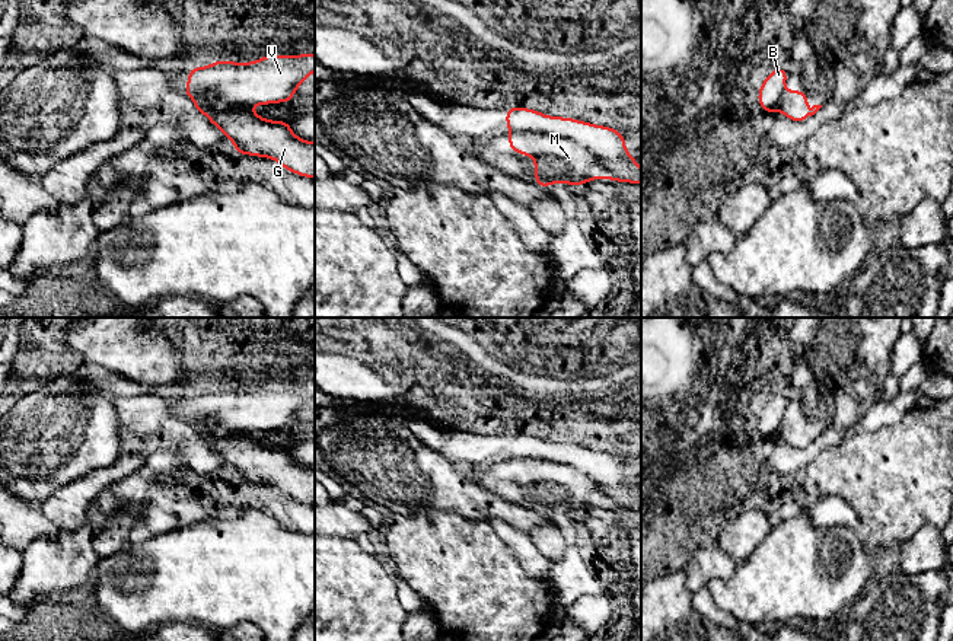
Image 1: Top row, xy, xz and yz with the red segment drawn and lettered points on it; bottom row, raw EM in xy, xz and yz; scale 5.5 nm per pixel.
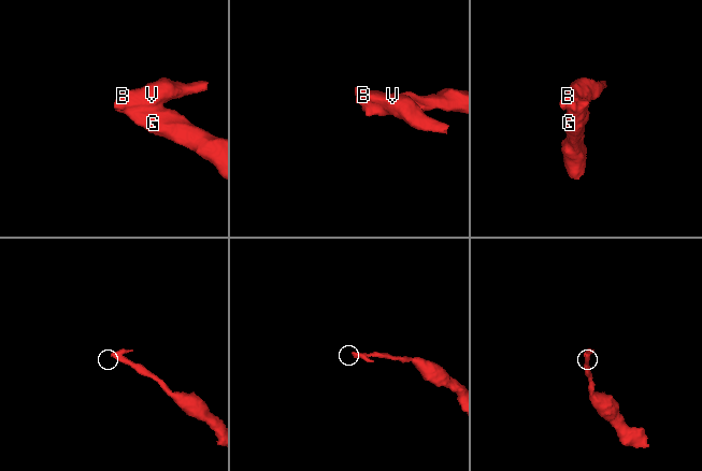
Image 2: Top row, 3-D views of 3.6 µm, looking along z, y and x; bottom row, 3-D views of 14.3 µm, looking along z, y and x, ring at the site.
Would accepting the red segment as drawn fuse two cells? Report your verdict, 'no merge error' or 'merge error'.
merge error

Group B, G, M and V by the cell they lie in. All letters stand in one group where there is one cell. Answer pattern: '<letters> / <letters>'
B V / G M

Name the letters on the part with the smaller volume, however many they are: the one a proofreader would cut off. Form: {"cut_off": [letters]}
{"cut_off": ["B", "V"]}

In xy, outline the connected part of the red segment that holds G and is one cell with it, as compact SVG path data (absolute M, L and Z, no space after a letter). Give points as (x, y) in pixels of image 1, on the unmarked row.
M211 420L192 427L194 437L204 440L235 471L238 481L272 485L289 498L315 506L315 468L297 463L289 447L265 446L243 431L220 433Z

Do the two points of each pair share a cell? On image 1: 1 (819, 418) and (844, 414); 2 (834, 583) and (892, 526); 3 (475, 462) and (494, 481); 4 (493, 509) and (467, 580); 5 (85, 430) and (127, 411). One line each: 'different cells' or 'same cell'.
1: different cells
2: different cells
3: different cells
4: different cells
5: different cells

